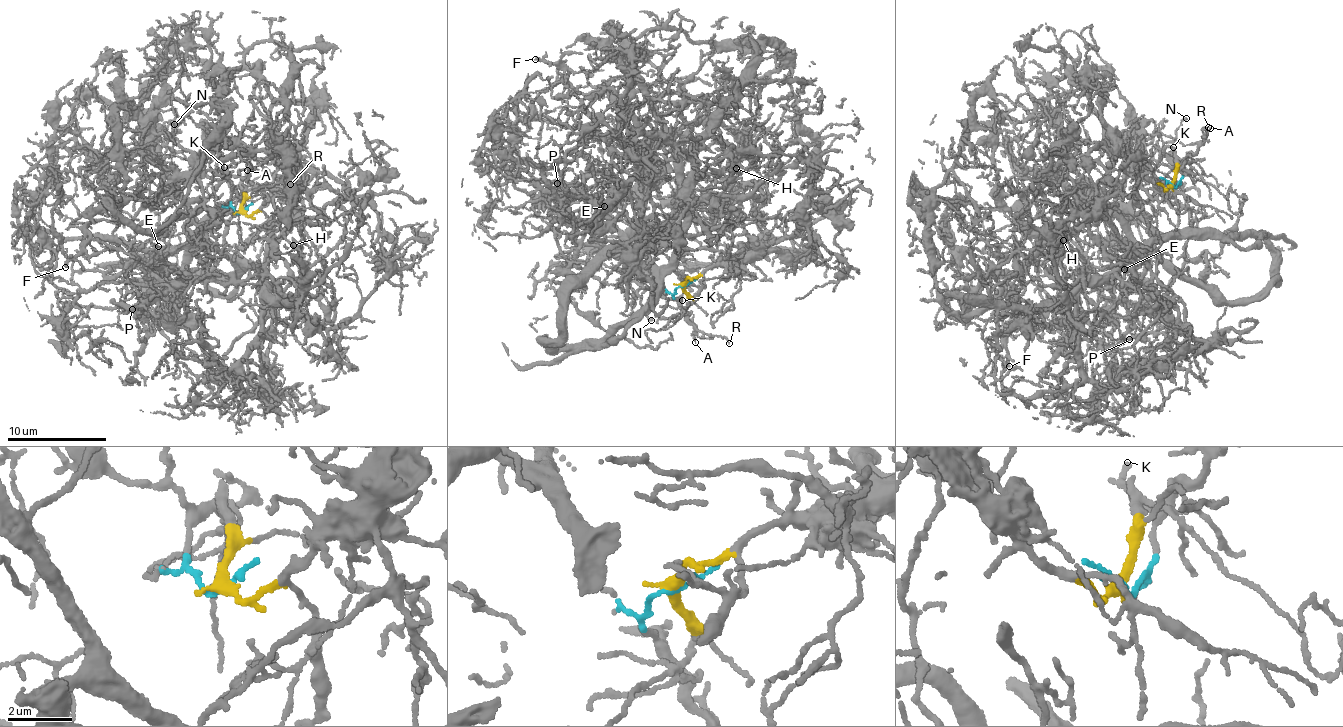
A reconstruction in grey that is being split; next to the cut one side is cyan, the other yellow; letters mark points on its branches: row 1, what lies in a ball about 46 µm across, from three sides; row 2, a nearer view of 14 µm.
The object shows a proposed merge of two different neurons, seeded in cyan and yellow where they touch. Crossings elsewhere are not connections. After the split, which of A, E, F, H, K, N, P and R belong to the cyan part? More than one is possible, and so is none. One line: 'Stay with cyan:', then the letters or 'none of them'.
Stay with cyan: A, K, N, R

